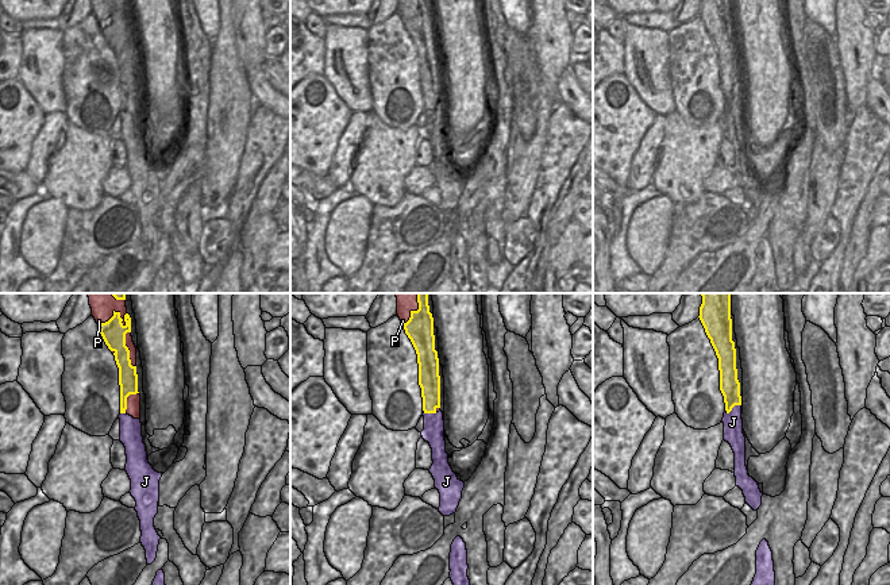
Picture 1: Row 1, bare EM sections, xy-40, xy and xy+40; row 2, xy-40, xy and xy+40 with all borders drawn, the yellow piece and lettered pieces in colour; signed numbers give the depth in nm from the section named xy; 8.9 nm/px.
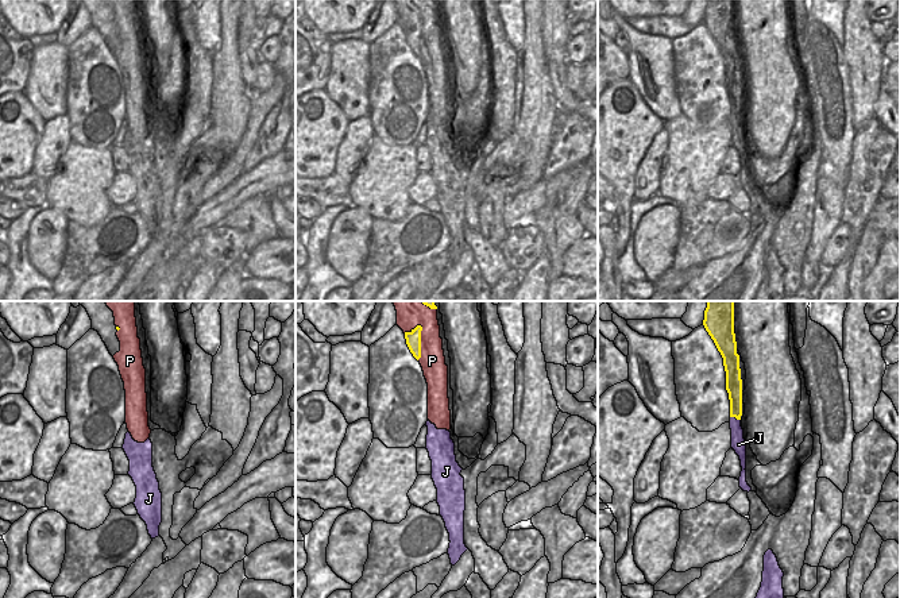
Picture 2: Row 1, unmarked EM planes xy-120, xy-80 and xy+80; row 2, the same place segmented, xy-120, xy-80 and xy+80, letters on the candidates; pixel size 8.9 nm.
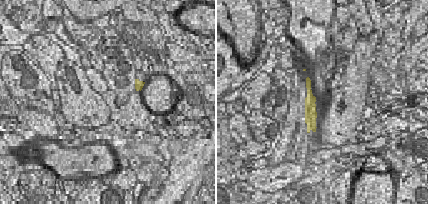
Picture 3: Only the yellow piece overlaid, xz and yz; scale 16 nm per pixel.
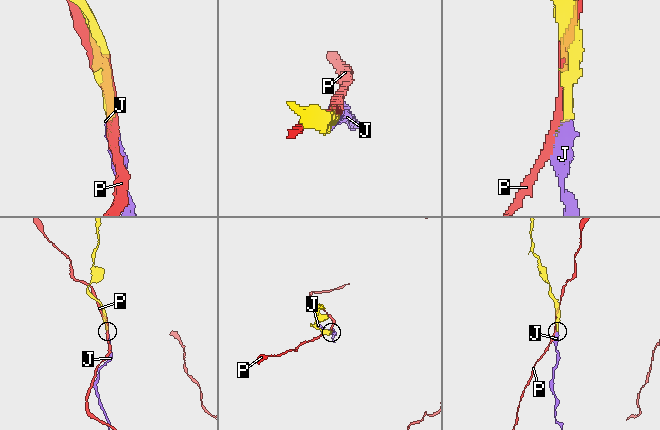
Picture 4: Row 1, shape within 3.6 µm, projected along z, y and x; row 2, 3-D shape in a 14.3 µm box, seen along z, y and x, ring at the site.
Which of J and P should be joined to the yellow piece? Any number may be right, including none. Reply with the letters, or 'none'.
J

